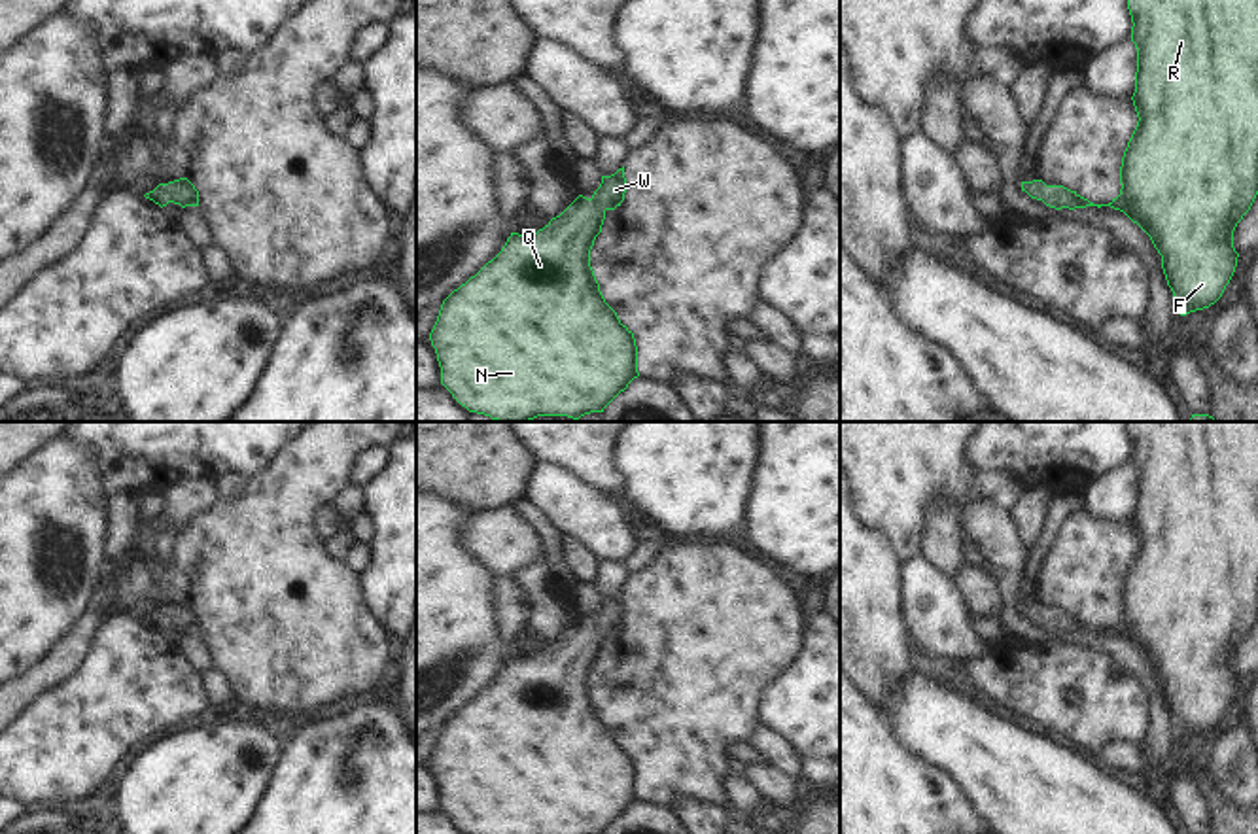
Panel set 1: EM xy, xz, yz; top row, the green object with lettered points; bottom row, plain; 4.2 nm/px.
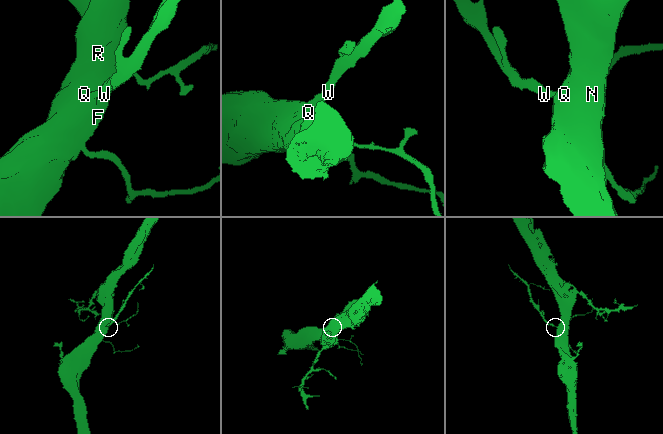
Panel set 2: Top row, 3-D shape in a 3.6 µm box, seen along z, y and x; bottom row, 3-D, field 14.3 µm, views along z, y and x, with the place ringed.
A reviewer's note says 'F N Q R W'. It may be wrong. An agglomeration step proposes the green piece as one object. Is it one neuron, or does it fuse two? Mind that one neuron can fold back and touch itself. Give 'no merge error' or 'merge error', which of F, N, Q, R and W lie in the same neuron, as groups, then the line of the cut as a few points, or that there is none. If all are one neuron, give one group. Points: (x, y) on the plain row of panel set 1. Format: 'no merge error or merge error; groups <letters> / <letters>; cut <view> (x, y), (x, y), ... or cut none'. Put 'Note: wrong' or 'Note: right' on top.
Note: right
no merge error; groups F N Q R W; cut none

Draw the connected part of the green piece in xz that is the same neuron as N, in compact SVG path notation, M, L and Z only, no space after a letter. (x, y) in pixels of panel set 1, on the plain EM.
M624 590L602 599L590 622L579 618L560 639L530 658L511 656L501 675L441 728L429 756L441 791L441 808L467 834L603 834L639 800L634 756L605 726L590 690L590 673L607 634L626 617Z

